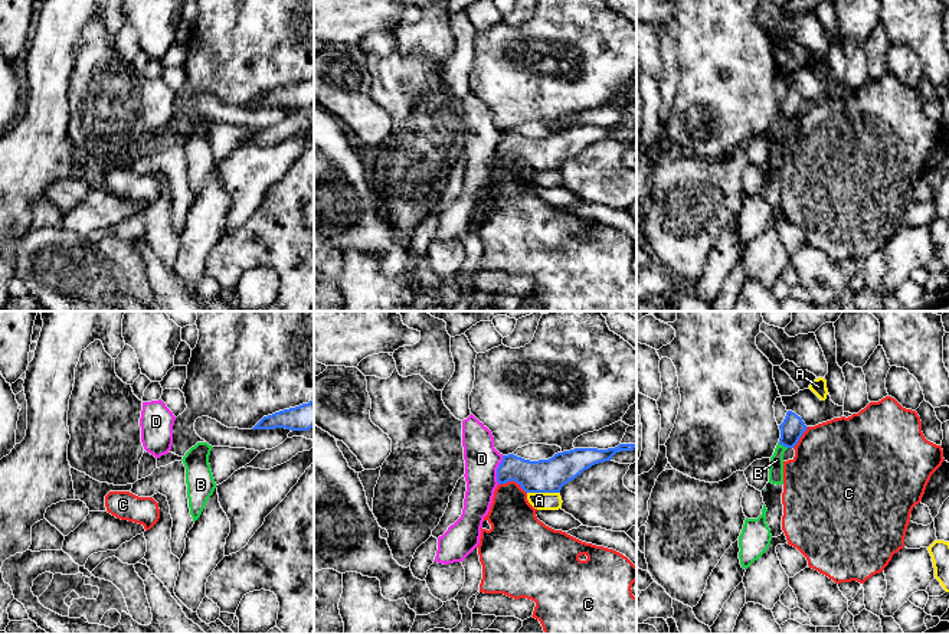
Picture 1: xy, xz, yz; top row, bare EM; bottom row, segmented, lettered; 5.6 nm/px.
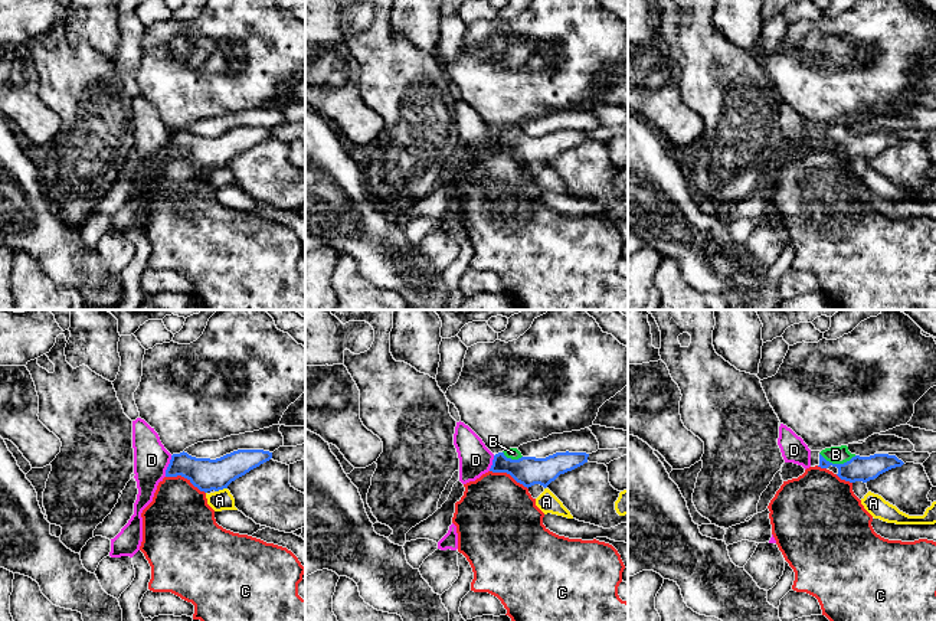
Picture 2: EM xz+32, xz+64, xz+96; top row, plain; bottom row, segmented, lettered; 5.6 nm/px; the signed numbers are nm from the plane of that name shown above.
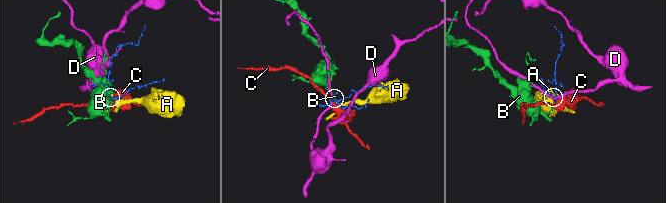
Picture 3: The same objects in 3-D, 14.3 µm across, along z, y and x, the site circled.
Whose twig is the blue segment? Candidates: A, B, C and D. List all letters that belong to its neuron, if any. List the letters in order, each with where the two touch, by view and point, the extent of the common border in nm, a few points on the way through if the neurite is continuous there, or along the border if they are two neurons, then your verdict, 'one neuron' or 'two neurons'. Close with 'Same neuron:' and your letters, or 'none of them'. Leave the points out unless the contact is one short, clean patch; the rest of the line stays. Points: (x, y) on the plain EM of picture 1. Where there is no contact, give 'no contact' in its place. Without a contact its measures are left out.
A: xz (543, 169) | 180 nm | along xz (527, 169), (559, 170) | two neurons
B: yz (782, 121) | 70 nm | across yz (792, 104), (789, 114), (782, 121), (776, 137) | one neuron
C: xz (513, 157) | 170 nm | along xz (498, 160), (514, 159), (526, 170) | two neurons
D: xz (497, 147) | 160 nm | along xz (503, 133), (497, 146), (497, 160) | two neurons
Same neuron: B

